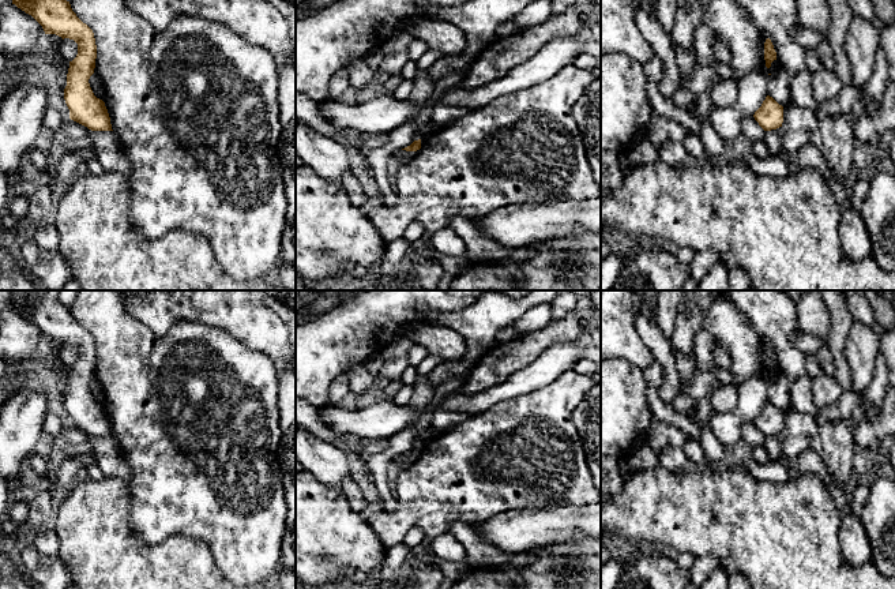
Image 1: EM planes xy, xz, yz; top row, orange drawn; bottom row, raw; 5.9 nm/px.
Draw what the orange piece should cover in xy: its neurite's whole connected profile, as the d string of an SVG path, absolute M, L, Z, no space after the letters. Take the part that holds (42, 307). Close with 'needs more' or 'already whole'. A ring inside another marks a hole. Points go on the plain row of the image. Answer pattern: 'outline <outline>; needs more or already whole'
outline M11 290L11 304L42 331L45 339L78 349L64 394L69 424L91 436L113 436L105 408L94 401L89 389L97 364L94 338L76 322L69 307L60 303L59 290Z; already whole

